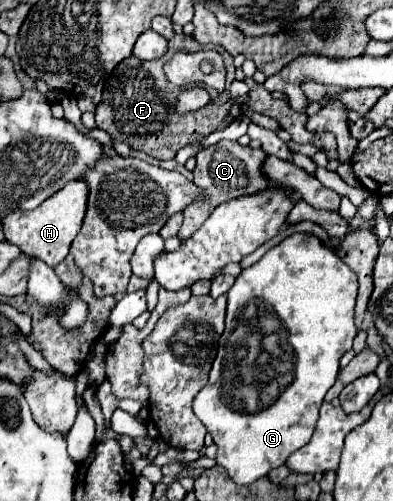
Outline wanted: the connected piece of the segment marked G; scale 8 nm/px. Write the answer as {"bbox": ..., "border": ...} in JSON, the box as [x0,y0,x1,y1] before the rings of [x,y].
{"bbox":[194,233,358,485],"border":[[[292,233],[272,247],[258,263],[236,277],[236,283],[226,295],[225,330],[219,345],[227,346],[227,339],[236,327],[236,319],[242,317],[244,307],[256,299],[264,299],[274,307],[288,331],[292,349],[296,345],[296,375],[270,407],[248,413],[238,407],[246,405],[244,399],[242,403],[232,403],[228,395],[224,397],[224,387],[220,383],[225,352],[216,355],[206,387],[194,399],[196,417],[206,425],[218,445],[216,463],[222,465],[238,485],[252,485],[260,477],[266,477],[274,467],[286,463],[296,449],[310,441],[324,395],[336,381],[340,357],[352,347],[356,337],[356,293],[358,281],[354,271],[334,249],[326,247],[312,233]]]}

